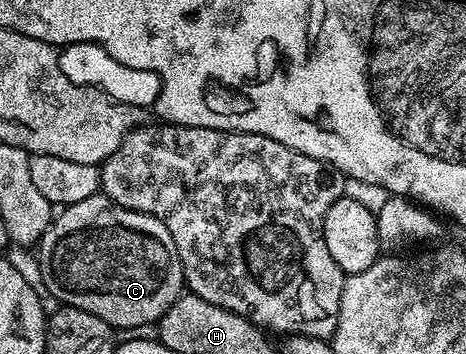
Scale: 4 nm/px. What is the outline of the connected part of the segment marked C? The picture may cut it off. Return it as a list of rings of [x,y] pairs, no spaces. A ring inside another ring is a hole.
[[[103,193],[63,207],[53,217],[51,226],[38,243],[38,249],[43,289],[48,289],[57,298],[57,303],[82,308],[82,312],[94,312],[94,316],[106,320],[106,324],[116,330],[159,323],[166,308],[176,302],[186,286],[182,260],[166,224],[149,214],[122,208],[104,197]]]

